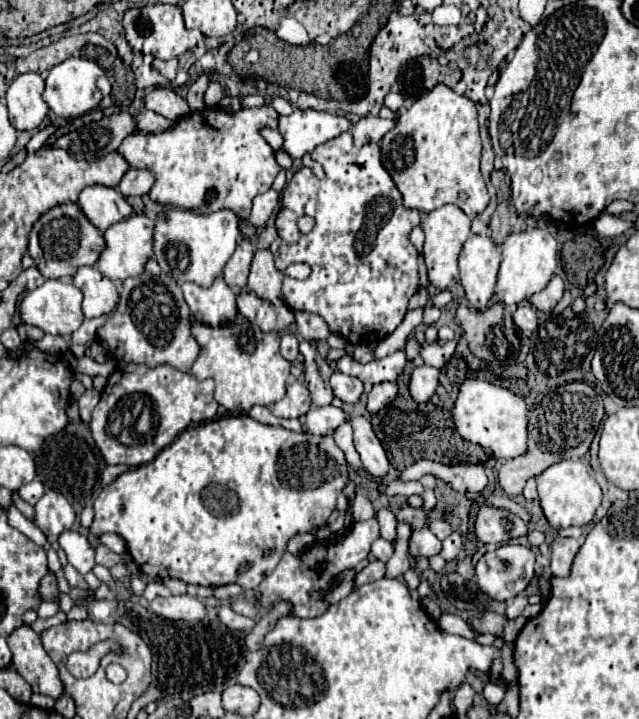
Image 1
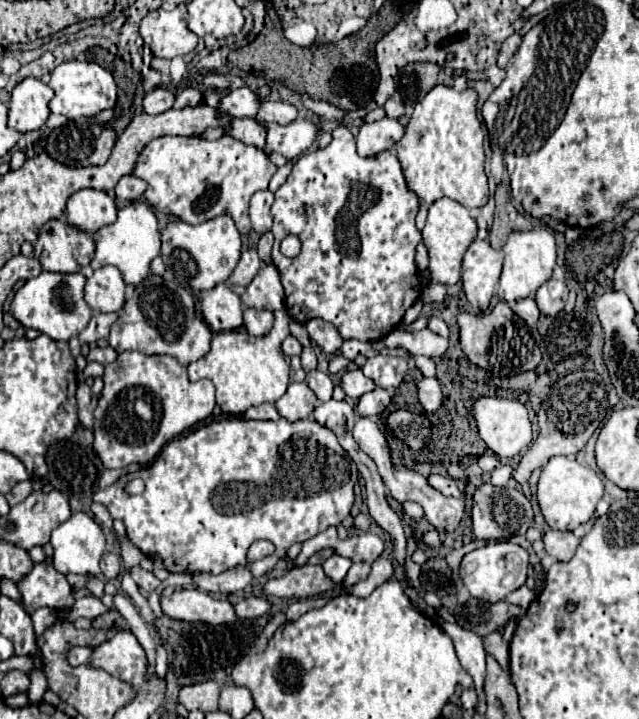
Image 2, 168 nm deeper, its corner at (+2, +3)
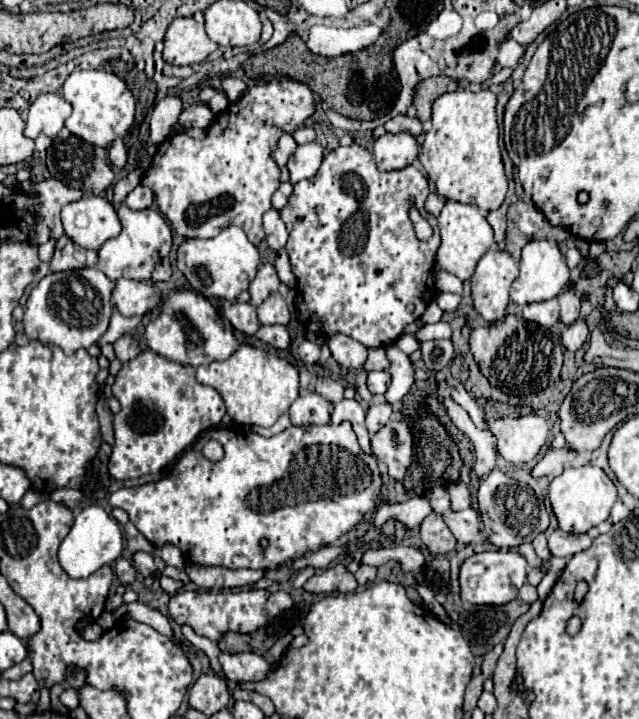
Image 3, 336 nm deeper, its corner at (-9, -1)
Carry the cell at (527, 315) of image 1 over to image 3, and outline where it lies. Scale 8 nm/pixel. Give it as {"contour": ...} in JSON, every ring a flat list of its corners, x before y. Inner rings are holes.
{"contour":[[552,298,548,302,536,302,524,306,524,318,536,322,542,328,550,328,554,322,560,320,560,306,558,300]]}

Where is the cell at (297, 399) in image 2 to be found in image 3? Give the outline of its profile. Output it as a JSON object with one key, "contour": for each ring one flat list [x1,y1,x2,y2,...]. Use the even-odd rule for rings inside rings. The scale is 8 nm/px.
{"contour":[[302,392,290,406,290,422,294,426,312,426,330,422,332,404,316,392]]}

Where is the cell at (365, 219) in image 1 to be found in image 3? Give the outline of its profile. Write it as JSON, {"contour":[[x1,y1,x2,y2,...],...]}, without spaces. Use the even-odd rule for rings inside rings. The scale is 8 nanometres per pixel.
{"contour":[[360,144,340,146,328,152,316,178,298,182,294,186,290,202,282,208,280,216,290,232,286,252,296,276,296,304,302,312,300,316,304,316,306,330,320,338,346,334,366,348,378,348,396,342,404,326,424,314,428,302,434,300,436,294,434,256,440,246,438,222,424,208,428,192,428,180,418,166,380,172,372,154],[410,198,414,198,416,208,434,228,430,240,416,238,414,226,408,218]]}

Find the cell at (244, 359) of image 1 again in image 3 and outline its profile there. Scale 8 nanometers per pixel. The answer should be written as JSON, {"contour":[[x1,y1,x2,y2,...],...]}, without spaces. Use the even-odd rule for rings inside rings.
{"contour":[[242,344,228,360,202,364,196,368,196,378,200,384,212,386,224,400,228,416,246,426,272,426,290,404,298,398,298,370,290,362,258,350,254,346]]}

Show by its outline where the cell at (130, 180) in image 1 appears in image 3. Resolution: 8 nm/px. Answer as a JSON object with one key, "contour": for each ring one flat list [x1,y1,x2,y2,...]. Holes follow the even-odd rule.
{"contour":[[142,184,136,186,136,188,128,194,128,198,126,198,126,206,132,208,132,210,144,210,144,208,150,208,152,202,154,202,152,190,148,190,148,188,142,186]]}

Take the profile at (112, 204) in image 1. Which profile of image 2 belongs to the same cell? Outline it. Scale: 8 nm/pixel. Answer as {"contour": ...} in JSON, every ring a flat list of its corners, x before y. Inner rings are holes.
{"contour":[[85,188,69,198,65,218,71,226,93,234,99,228,115,222,117,204,115,198,111,198,107,192]]}

